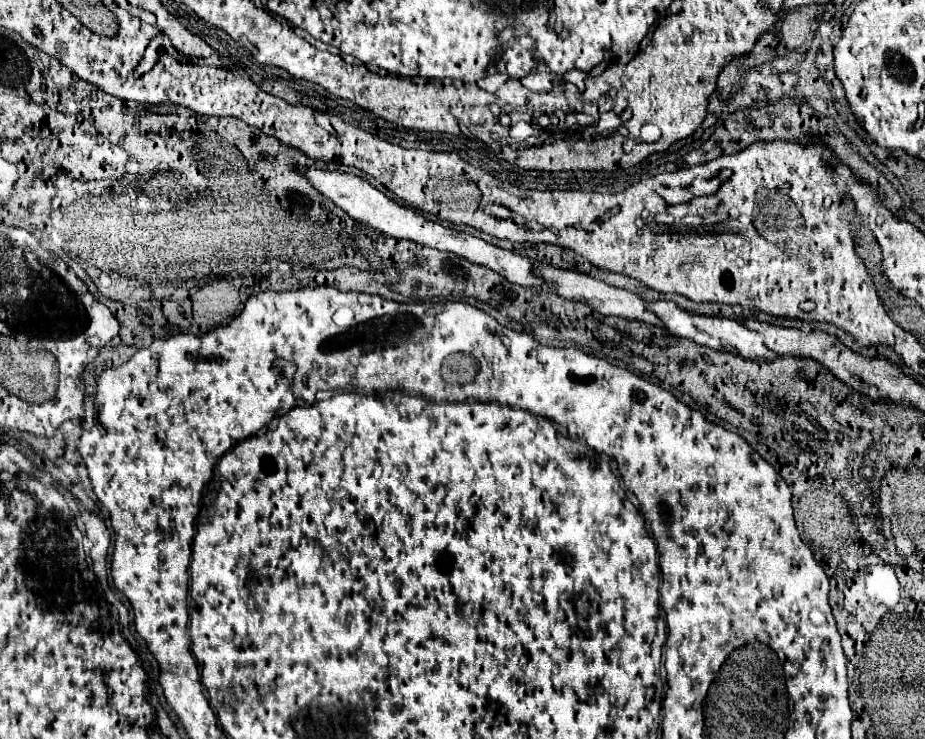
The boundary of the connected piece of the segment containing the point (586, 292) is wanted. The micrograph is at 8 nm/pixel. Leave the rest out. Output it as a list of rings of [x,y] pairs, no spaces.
[[[540,264],[540,274],[544,274],[544,278],[552,278],[552,282],[556,282],[554,290],[558,296],[562,298],[568,298],[568,300],[576,300],[576,302],[584,302],[588,304],[592,310],[604,314],[604,316],[620,316],[620,318],[626,318],[626,320],[638,320],[638,322],[648,322],[652,326],[660,326],[664,328],[664,322],[646,308],[646,302],[628,292],[628,290],[620,290],[620,288],[614,288],[602,280],[596,280],[596,278],[590,278],[582,272],[576,272],[576,270],[562,270],[562,268],[554,268],[550,264]]]

